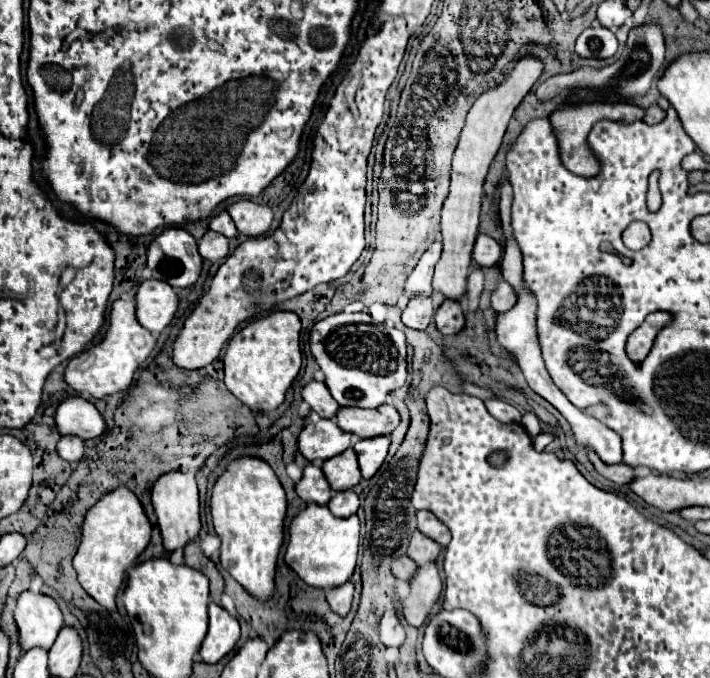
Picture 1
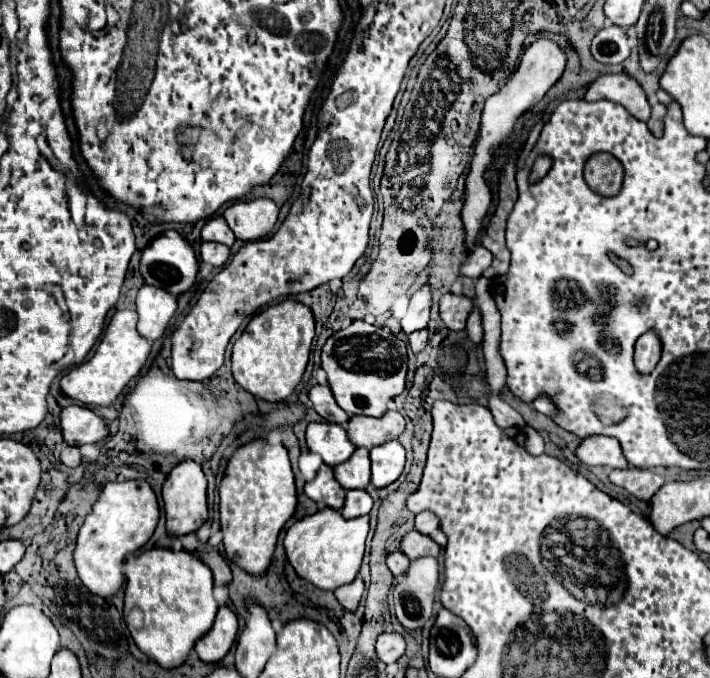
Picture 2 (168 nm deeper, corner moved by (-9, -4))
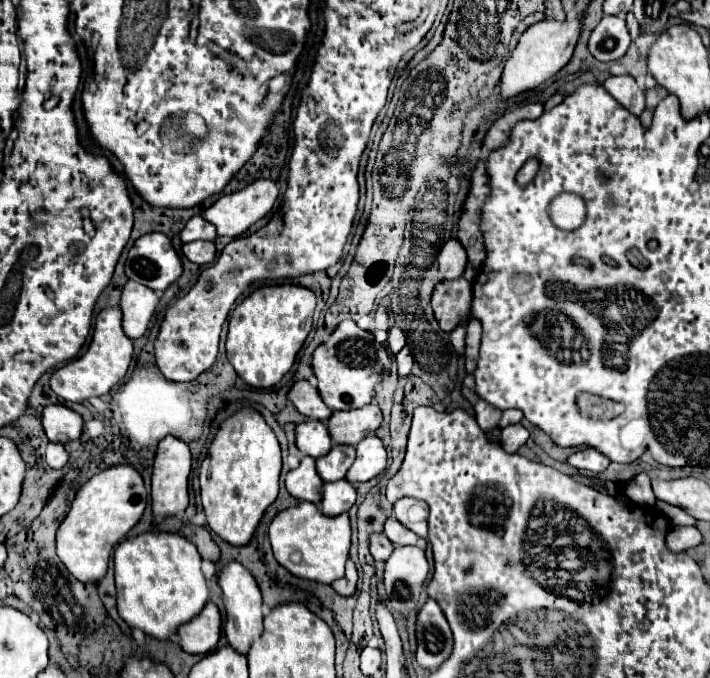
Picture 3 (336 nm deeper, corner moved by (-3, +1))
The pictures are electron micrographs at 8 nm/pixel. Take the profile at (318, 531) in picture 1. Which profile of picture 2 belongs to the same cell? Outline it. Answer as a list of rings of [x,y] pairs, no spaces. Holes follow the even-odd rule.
[[[323,508],[313,516],[297,520],[287,530],[283,544],[291,566],[303,580],[311,582],[315,588],[335,590],[355,580],[365,554],[367,534],[369,534],[369,516],[345,520],[341,512],[333,508]]]

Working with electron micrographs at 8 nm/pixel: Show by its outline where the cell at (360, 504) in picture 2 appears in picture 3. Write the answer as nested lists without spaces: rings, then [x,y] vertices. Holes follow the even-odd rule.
[[[345,479],[333,481],[333,483],[323,483],[321,511],[327,517],[337,517],[353,507],[355,497],[357,497],[355,487]]]

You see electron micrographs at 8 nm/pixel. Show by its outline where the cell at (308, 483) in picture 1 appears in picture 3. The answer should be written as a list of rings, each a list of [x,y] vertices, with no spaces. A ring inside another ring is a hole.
[[[301,457],[299,467],[285,475],[285,489],[299,501],[309,501],[315,505],[319,503],[323,481],[319,475],[315,475],[315,461],[311,457]]]

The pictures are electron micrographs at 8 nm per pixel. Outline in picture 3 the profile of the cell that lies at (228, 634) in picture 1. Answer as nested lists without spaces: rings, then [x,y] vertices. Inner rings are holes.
[[[209,601],[197,617],[179,627],[177,631],[181,639],[179,645],[187,653],[205,655],[217,647],[219,631],[221,631],[221,615],[219,609]]]

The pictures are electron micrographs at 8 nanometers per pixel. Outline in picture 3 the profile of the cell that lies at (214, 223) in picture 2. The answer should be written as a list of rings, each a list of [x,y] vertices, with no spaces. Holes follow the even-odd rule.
[[[199,215],[191,217],[185,227],[181,229],[179,233],[181,241],[183,243],[191,243],[191,241],[197,241],[197,239],[203,239],[203,241],[215,241],[215,227],[211,227],[205,219],[201,219]]]

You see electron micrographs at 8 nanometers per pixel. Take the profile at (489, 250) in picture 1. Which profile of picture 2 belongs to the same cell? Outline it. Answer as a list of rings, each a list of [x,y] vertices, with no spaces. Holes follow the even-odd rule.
[[[477,244],[473,248],[473,252],[467,256],[467,260],[463,262],[461,274],[471,276],[471,278],[479,278],[491,266],[491,262],[493,262],[493,254],[485,246]]]

